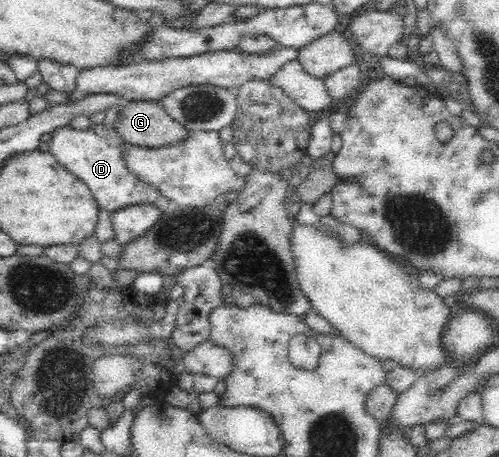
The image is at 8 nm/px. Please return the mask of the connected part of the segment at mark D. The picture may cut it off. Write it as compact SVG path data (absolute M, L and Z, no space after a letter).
M71 125L55 129L45 138L48 144L48 152L67 172L77 177L94 195L96 203L113 214L119 209L129 205L150 204L159 197L159 192L151 185L144 185L128 173L124 163L122 163L122 146L128 144L123 142L123 138L117 134L113 127L91 127L88 130L78 130Z

